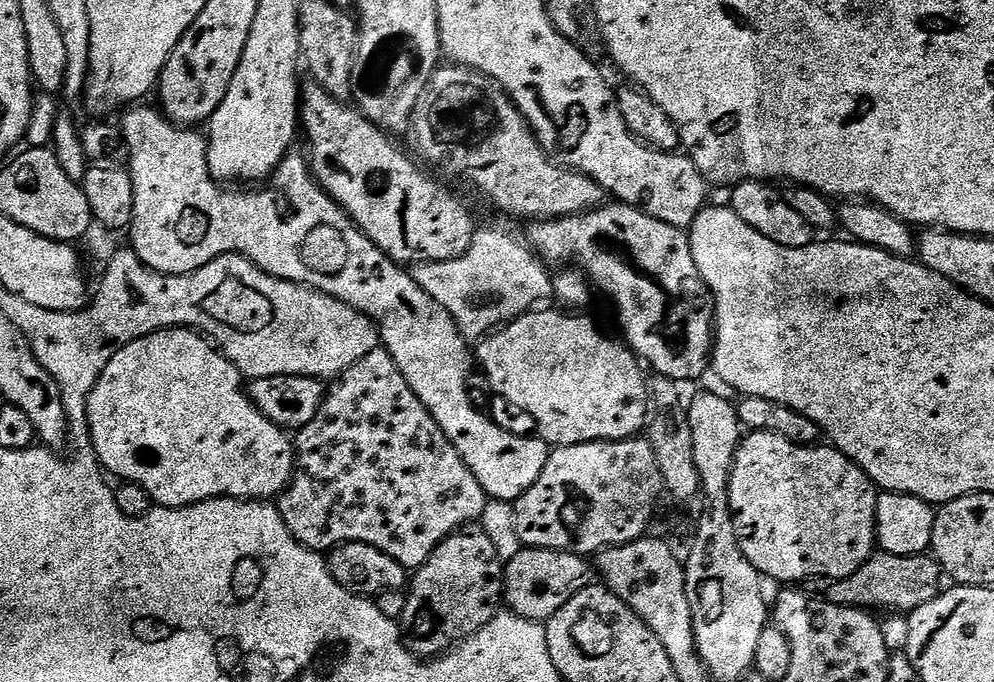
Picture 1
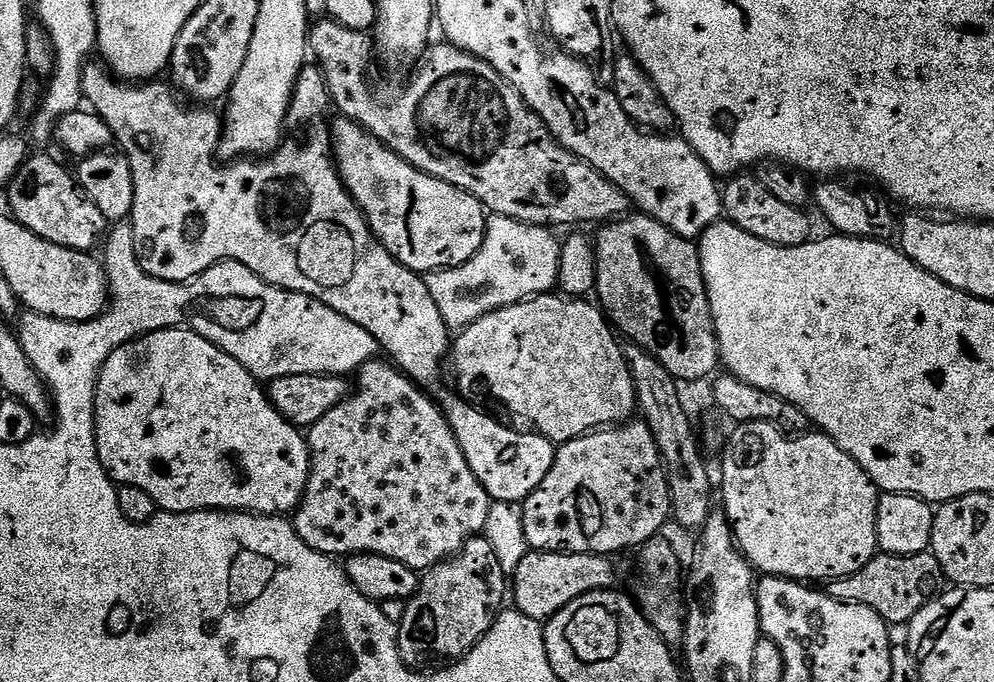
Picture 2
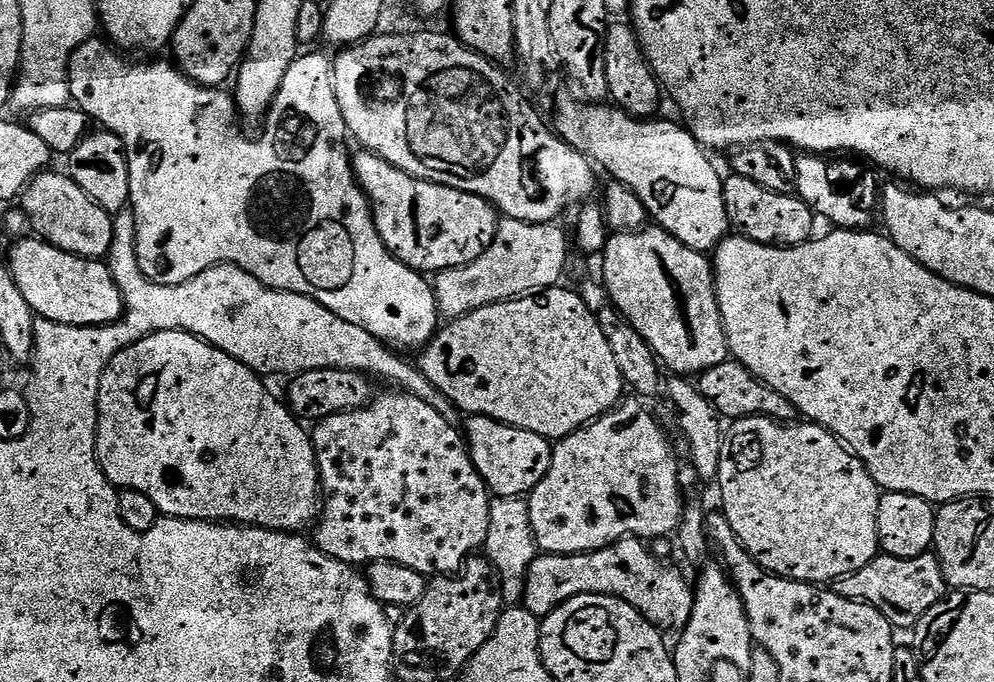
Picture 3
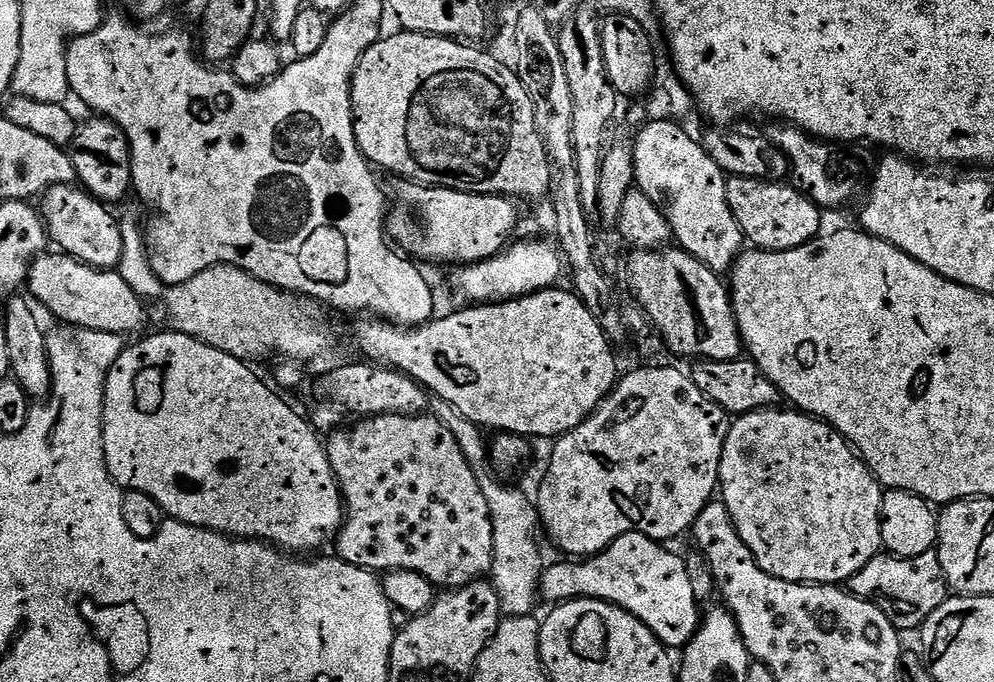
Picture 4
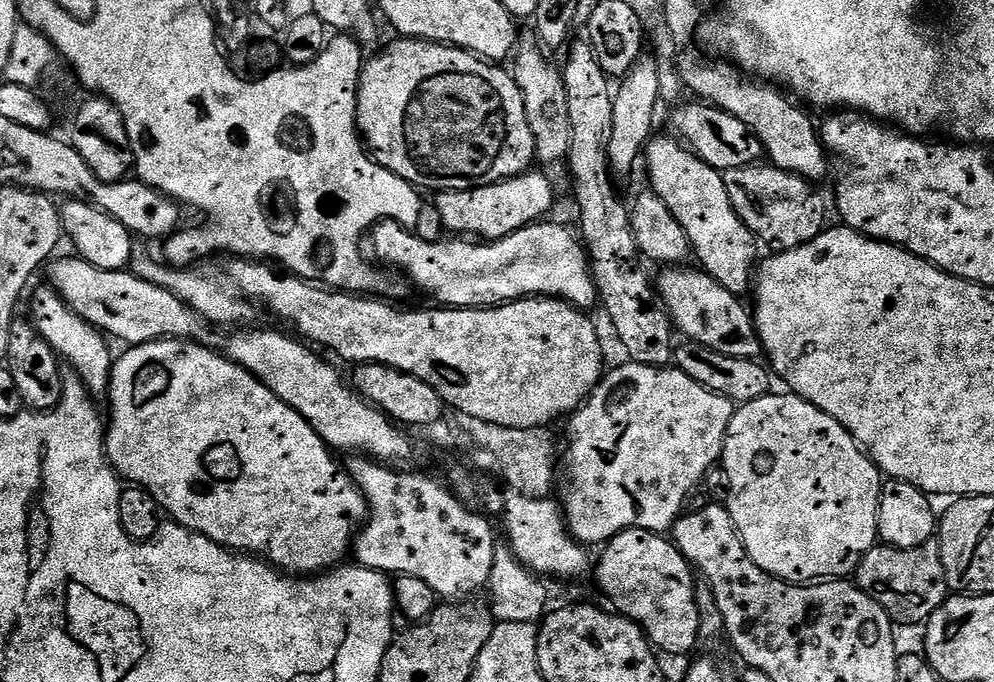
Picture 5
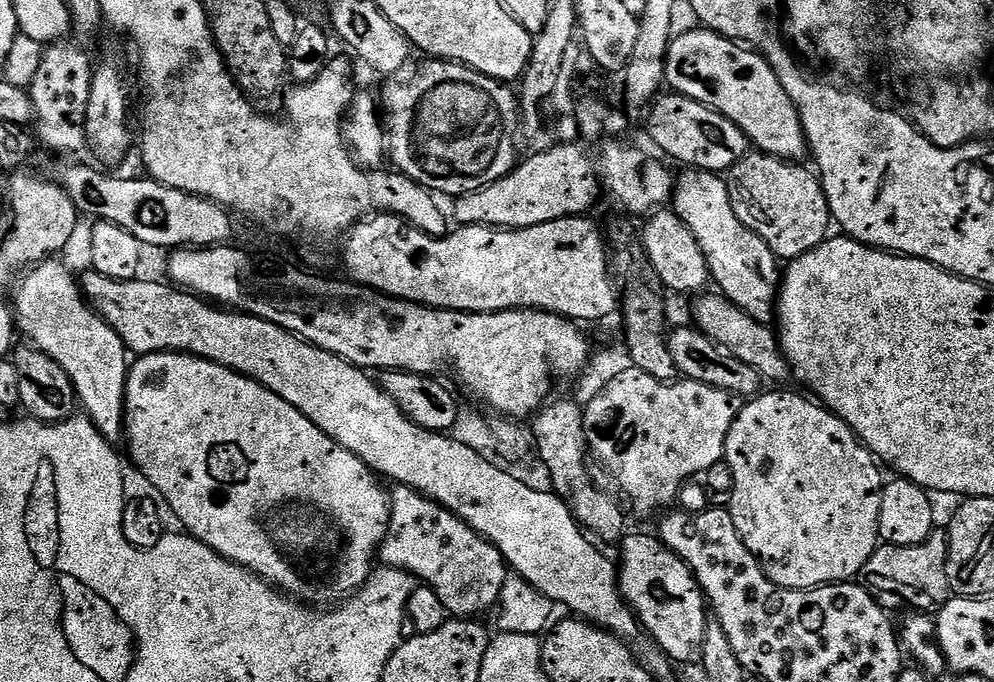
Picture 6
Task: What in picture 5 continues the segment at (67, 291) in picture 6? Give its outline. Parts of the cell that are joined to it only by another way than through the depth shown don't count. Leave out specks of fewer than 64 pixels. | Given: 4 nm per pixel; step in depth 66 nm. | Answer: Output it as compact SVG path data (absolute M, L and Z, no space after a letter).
M45 286L36 296L32 304L31 319L36 329L50 342L61 361L72 363L71 371L79 376L80 381L88 387L93 397L100 398L107 393L112 381L112 366L114 363L114 352L108 349L109 341L99 328L93 324L86 323L82 317L72 312L72 307L67 304L58 293L51 287Z

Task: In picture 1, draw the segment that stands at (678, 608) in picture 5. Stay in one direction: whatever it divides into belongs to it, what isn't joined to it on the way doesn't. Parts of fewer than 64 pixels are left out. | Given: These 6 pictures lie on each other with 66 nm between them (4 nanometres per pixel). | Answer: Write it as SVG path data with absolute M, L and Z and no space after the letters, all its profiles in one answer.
M525 548L504 565L504 598L516 615L527 620L548 621L574 594L589 587L594 568L585 557L574 552L557 552L554 548Z

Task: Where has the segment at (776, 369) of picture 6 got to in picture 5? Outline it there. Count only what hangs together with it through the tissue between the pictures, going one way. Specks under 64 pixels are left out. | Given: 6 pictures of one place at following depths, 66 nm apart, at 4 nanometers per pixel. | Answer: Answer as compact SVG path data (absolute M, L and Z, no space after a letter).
M672 266L658 276L658 295L664 302L664 308L669 316L677 333L684 335L685 341L693 344L701 344L704 348L714 350L718 354L726 354L743 360L755 360L761 355L760 336L756 333L756 321L753 313L744 309L744 300L735 296L730 290L721 286L713 276L703 270L691 272L688 266Z

